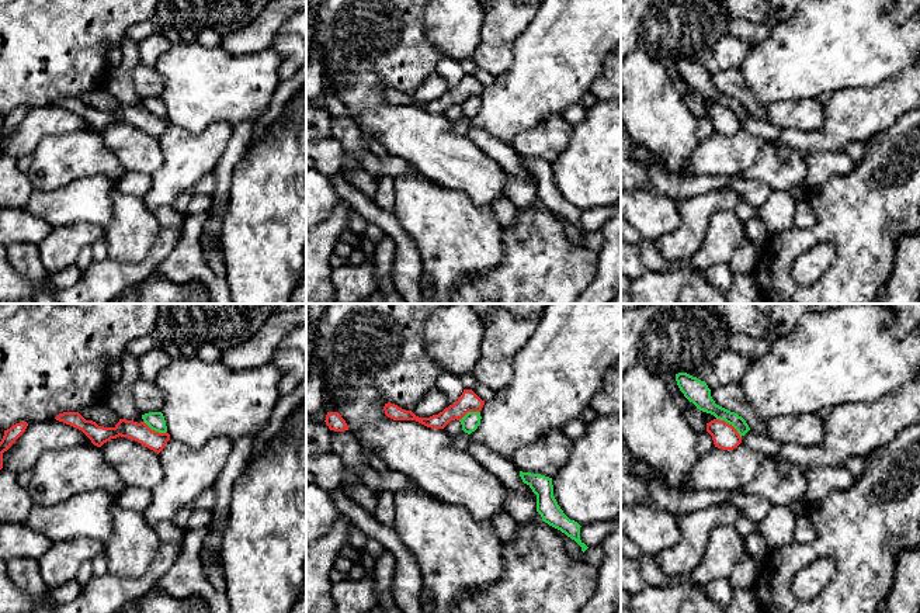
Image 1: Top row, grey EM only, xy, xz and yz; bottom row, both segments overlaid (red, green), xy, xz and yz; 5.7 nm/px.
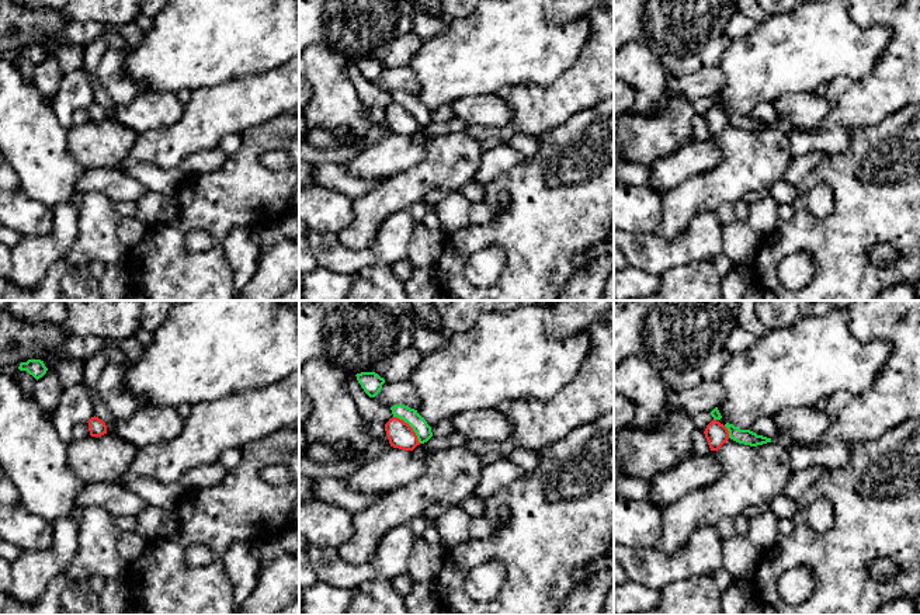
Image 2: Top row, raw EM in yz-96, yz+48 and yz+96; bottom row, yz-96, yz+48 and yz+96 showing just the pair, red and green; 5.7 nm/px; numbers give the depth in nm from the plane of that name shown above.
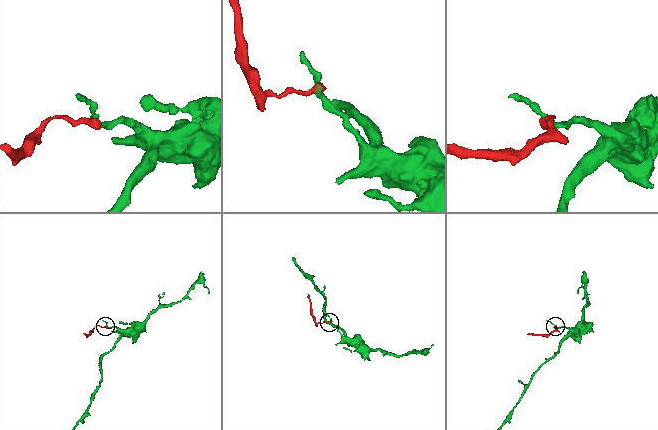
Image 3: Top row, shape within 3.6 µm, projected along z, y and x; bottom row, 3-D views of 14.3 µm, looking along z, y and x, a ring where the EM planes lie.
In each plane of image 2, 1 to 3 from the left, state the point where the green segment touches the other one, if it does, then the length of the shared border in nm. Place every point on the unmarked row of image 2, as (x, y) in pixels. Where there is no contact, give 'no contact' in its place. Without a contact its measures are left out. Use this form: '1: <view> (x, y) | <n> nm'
1: no contact
2: yz+48 (410, 113) | 220 nm
3: yz+96 (728, 117) | 80 nm

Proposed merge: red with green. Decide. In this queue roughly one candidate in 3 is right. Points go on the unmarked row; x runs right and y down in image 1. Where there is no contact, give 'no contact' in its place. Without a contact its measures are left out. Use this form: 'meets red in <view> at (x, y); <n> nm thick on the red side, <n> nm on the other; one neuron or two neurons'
meets red in yz at (731, 110); 150 nm thick on the red side, 120 nm on the other; two neurons

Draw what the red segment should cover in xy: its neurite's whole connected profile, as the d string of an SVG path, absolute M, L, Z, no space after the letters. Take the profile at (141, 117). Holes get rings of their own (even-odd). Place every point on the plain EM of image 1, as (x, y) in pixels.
M63 97L55 104L81 115L97 132L101 132L111 124L121 121L135 125L159 139L170 125L170 120L167 117L155 117L145 107L138 108L133 105L119 104L114 112L104 112L98 111L93 105L86 105L79 97Z

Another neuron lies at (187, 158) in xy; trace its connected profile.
M219 122L209 125L199 135L192 135L170 124L159 138L164 163L150 174L152 188L143 198L146 207L173 205L185 190L213 172L232 131L232 125Z

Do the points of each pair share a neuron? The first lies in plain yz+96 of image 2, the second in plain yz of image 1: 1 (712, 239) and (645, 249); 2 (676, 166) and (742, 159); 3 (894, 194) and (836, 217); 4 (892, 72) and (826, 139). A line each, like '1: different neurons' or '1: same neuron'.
1: same neuron
2: same neuron
3: same neuron
4: same neuron

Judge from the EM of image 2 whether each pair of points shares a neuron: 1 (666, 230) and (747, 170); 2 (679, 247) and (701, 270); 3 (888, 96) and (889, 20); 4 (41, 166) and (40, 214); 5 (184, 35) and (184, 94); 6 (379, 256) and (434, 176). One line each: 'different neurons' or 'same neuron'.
1: same neuron
2: different neurons
3: same neuron
4: different neurons
5: different neurons
6: different neurons

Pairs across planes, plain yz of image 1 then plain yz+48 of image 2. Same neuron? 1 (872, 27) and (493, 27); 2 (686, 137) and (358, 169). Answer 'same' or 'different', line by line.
1: same
2: different

